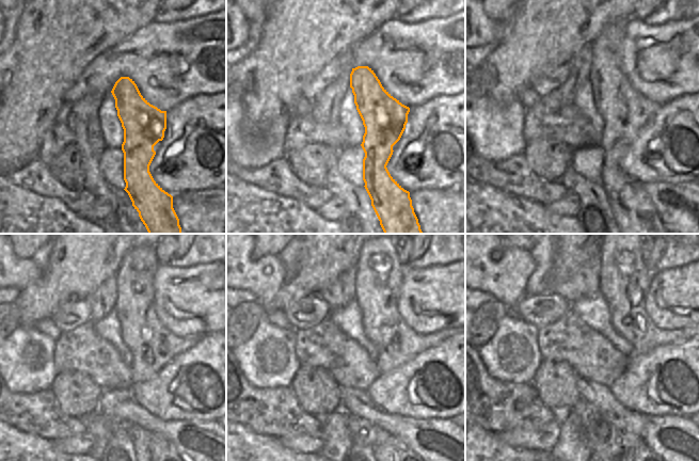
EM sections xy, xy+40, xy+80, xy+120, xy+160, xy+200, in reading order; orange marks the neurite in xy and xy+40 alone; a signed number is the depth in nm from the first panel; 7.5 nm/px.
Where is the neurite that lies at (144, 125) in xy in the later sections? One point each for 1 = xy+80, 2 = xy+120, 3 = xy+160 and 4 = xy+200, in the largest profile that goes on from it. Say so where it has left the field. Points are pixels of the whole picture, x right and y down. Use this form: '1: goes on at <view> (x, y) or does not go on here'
1: goes on at xy+80 (624, 111)
2: goes on at xy+120 (152, 345)
3: goes on at xy+160 (379, 276)
4: goes on at xy+200 (624, 279)

